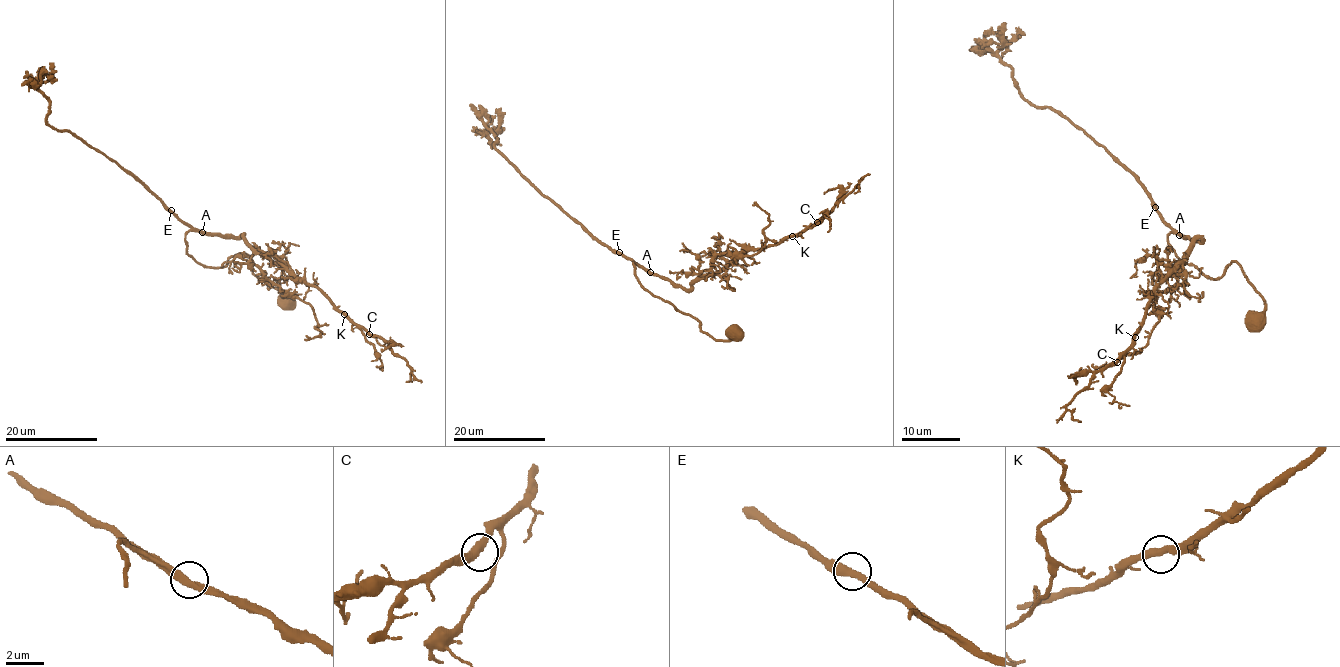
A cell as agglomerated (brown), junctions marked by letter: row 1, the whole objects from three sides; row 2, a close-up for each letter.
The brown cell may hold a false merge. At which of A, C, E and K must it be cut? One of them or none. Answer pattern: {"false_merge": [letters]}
{"false_merge": []}

